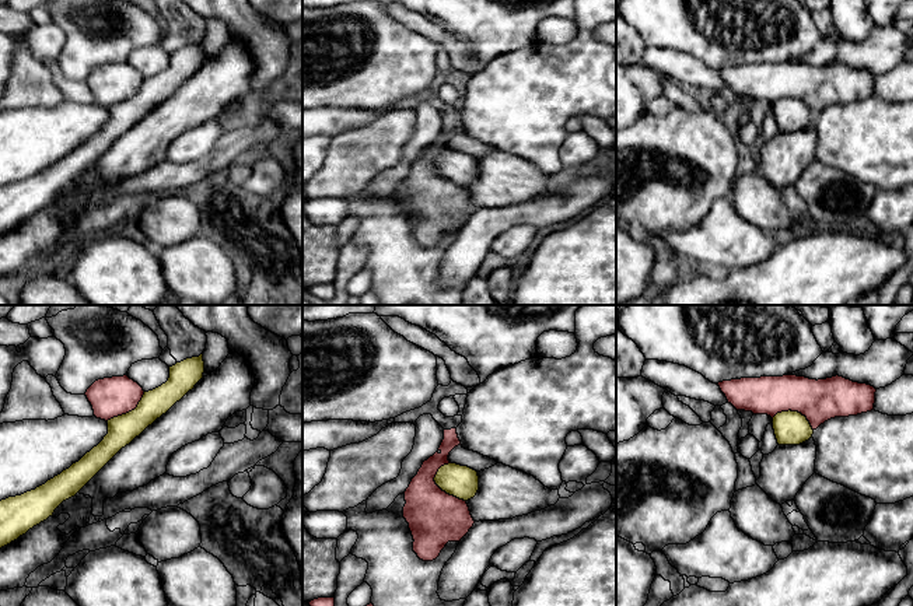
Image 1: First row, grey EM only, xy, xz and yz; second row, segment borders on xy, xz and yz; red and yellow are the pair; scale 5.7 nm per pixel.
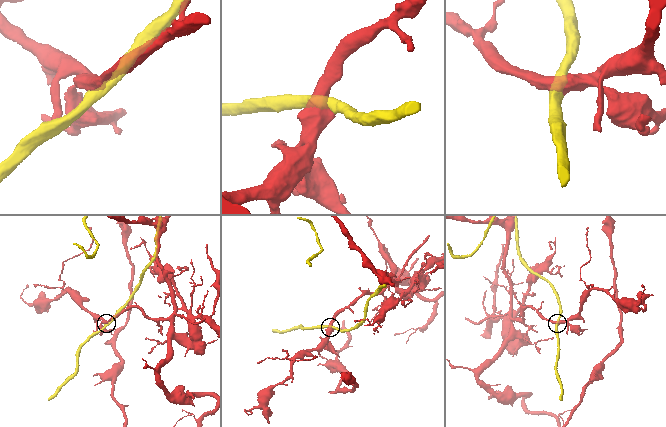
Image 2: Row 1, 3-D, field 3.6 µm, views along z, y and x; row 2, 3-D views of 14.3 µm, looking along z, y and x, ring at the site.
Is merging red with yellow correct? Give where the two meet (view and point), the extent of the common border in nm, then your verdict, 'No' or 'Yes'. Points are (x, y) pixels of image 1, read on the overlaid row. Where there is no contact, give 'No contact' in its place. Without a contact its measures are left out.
Touches red at xz (440, 489). Shared border 260 nm. No

